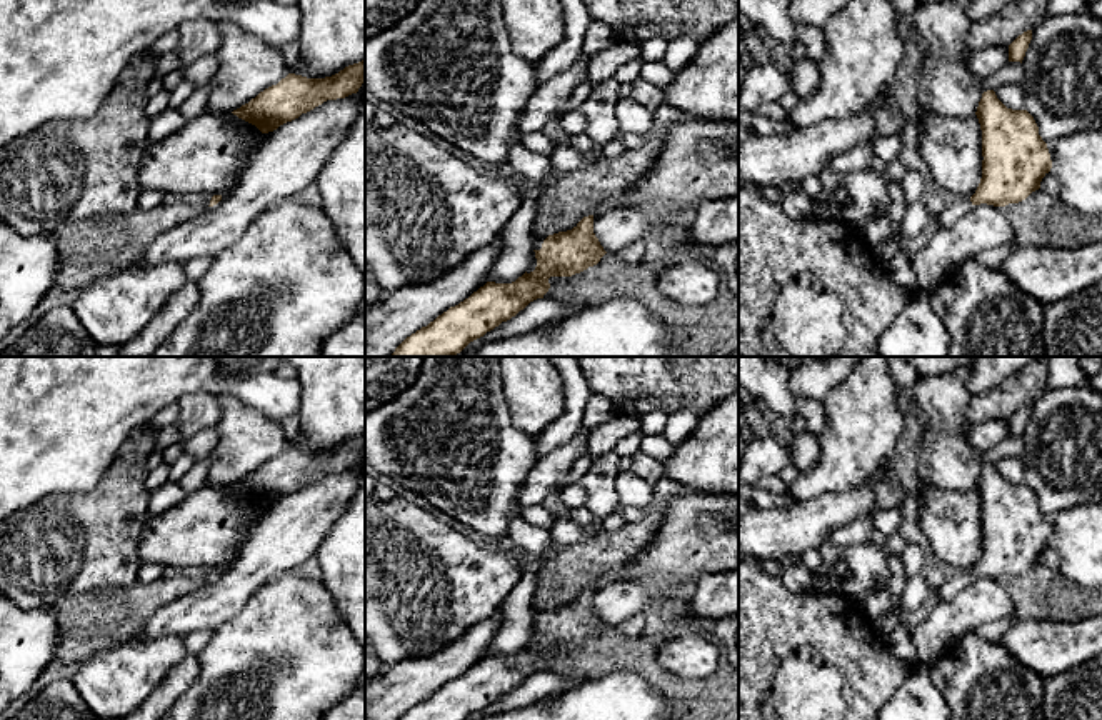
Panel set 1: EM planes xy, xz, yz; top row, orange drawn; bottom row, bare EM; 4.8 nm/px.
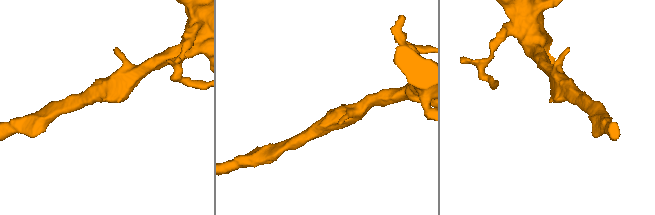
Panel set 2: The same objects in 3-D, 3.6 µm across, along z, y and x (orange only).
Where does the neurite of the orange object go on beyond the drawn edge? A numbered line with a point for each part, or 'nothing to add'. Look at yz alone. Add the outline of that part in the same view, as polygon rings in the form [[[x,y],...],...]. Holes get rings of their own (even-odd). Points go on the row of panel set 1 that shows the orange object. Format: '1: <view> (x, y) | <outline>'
1: yz (961, 205) | [[[960,197],[947,208],[944,208],[939,215],[940,228],[950,227],[959,217],[967,213],[972,208],[972,202],[969,197]]]

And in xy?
nothing to add

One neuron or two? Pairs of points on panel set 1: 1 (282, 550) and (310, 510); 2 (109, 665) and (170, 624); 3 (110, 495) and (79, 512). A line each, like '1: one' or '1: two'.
1: one
2: two
3: one

